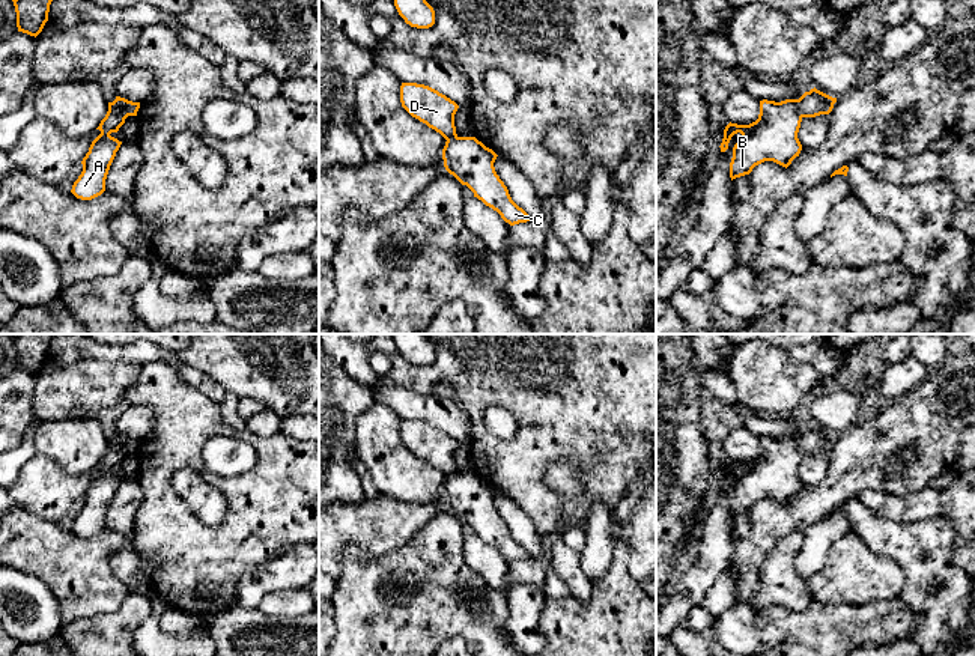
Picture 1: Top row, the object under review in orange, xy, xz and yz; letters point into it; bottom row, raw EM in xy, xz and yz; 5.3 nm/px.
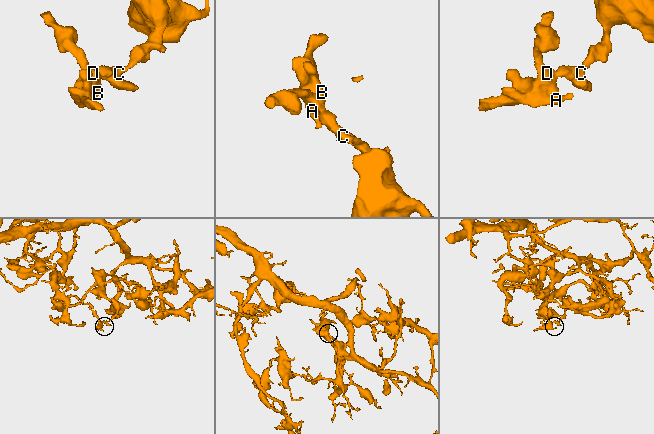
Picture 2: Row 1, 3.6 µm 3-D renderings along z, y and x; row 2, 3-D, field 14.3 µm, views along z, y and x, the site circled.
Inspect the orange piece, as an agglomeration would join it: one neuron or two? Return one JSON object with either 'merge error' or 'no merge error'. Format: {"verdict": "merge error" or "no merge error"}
{"verdict": "merge error"}

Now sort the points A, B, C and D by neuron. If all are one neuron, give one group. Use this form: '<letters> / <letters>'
A B D / C

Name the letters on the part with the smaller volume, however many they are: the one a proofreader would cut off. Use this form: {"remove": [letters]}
{"remove": ["A", "B", "D"]}

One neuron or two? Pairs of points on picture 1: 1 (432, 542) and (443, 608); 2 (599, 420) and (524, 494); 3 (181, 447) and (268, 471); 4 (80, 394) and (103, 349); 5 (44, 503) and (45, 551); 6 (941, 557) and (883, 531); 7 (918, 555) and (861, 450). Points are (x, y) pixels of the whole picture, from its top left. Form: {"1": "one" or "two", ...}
{"1": "one", "2": "one", "3": "one", "4": "two", "5": "two", "6": "one", "7": "two"}

